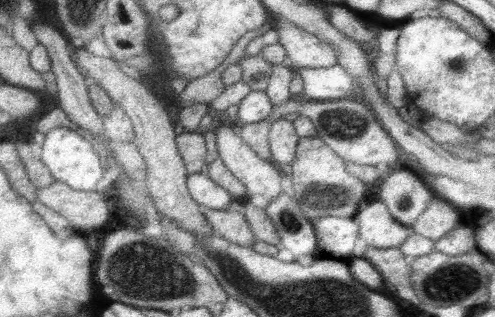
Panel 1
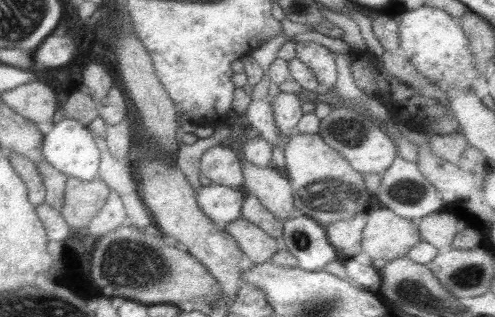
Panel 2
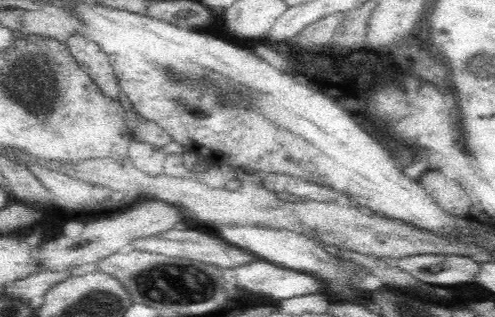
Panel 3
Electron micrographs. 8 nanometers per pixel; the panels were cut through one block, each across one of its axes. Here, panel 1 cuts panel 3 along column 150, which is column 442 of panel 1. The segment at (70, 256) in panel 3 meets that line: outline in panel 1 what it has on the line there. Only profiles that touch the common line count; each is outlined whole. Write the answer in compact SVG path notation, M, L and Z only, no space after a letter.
M437 196L427 204L427 208L417 218L413 232L419 236L429 238L431 242L437 242L441 236L445 236L449 230L455 228L459 220L457 210L447 204L445 200L439 200Z

